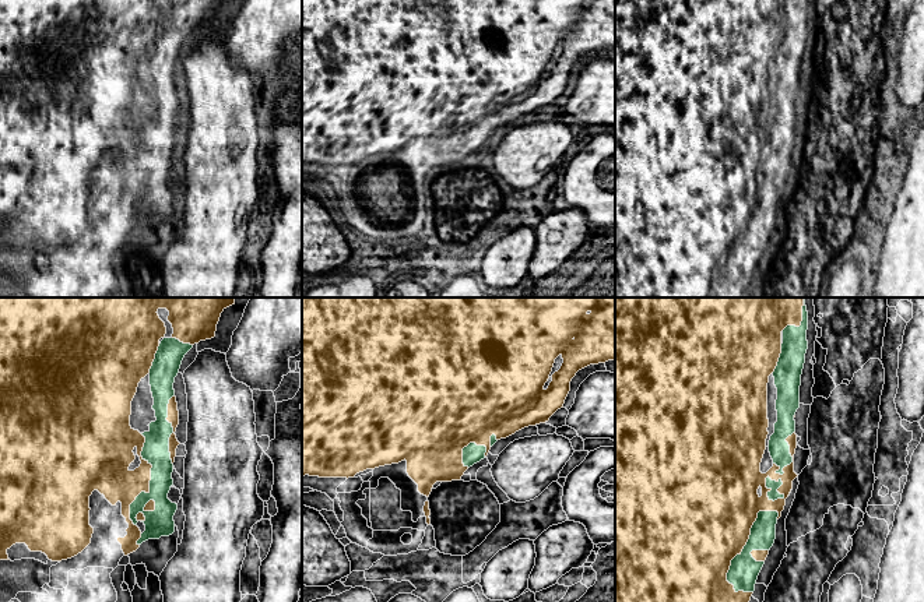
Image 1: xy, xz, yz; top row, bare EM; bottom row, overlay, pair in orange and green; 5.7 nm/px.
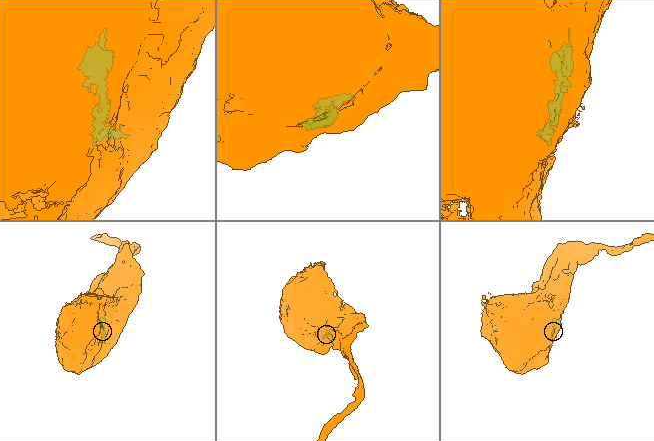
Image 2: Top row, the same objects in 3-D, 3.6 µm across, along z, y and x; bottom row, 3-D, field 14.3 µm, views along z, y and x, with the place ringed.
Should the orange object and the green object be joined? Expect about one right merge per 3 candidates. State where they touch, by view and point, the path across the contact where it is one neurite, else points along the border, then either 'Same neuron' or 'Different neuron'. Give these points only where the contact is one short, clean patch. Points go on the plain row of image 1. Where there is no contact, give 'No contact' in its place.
Touches orange at yz (745, 231). Same neuron

